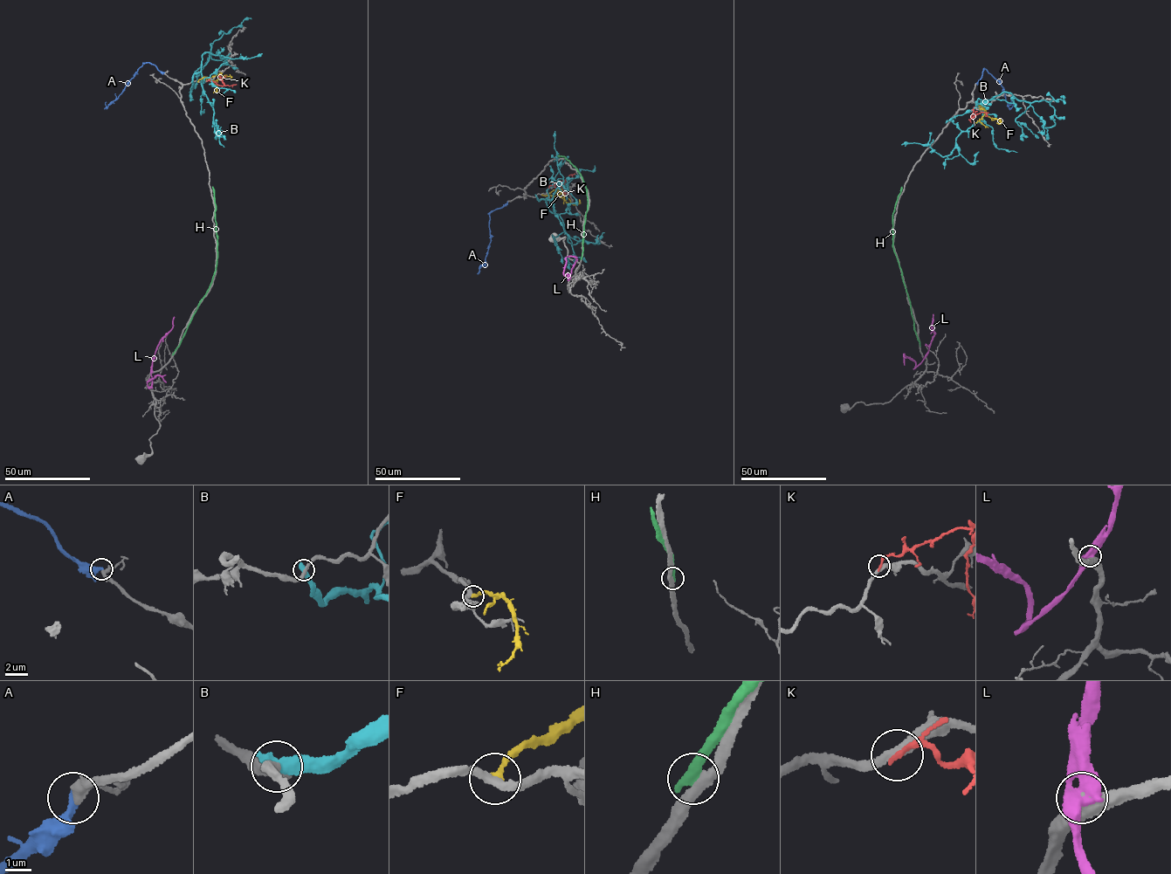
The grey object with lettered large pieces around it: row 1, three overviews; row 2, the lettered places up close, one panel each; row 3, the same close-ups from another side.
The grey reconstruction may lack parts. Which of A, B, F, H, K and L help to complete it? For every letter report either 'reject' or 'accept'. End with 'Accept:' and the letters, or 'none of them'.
A: accept
B: reject
F: reject
H: reject
K: reject
L: reject
Accept: A

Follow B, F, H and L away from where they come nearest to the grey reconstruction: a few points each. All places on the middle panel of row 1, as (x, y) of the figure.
B: (535, 196), (539, 200), (545, 200), (548, 209), (561, 218), (575, 256), (573, 264), (567, 258), (568, 267)
F: (541, 195), (560, 196), (574, 204), (579, 203), (579, 199)
H: (582, 258), (587, 194), (577, 170), (564, 155), (558, 155)
L: (568, 279), (575, 256)

